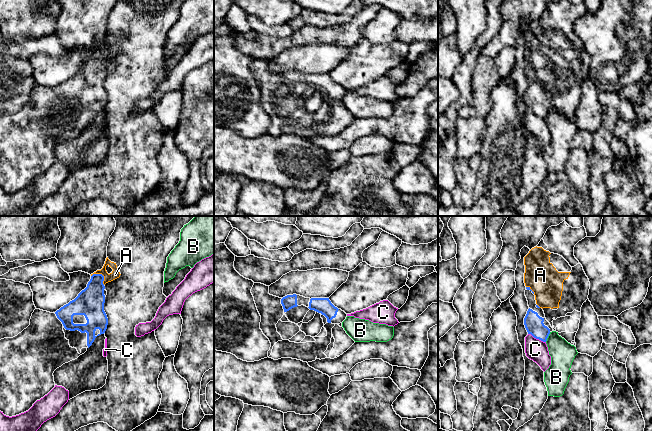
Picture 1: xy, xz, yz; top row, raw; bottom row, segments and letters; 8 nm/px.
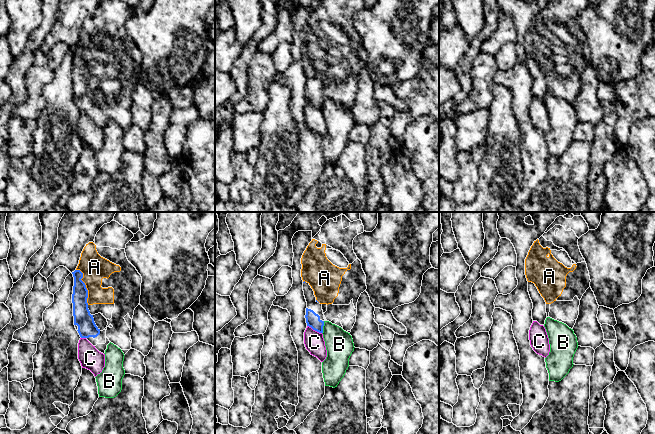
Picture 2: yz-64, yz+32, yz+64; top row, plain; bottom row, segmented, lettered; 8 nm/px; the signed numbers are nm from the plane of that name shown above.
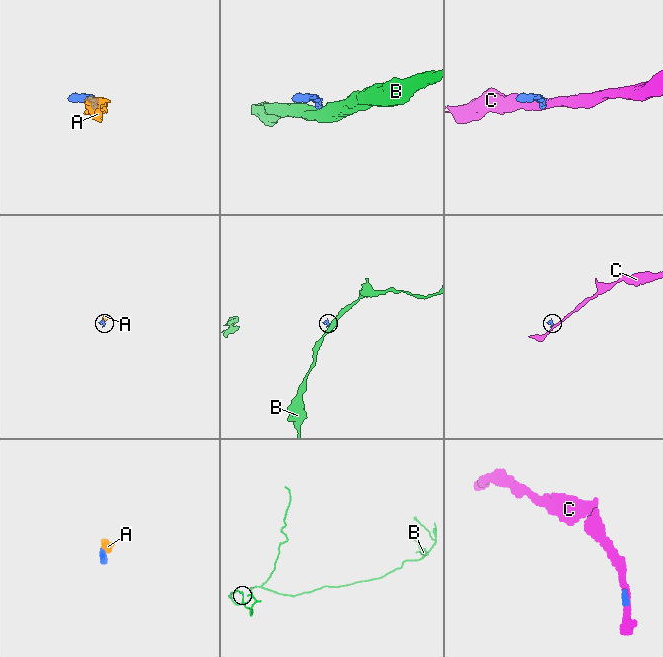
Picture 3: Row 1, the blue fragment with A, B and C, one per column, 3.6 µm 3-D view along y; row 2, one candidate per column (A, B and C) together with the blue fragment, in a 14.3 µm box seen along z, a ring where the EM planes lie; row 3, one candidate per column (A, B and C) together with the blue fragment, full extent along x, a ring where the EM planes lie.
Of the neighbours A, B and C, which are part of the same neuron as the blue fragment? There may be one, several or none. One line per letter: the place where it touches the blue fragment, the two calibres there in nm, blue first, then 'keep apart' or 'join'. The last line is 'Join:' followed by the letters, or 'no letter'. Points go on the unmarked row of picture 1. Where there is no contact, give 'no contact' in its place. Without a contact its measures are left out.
A: xy (101, 50) | 220/70 nm | join
B: yz (547, 113) | 150/200 nm | keep apart
C: yz (537, 114) | 150/170 nm | keep apart
Join: A

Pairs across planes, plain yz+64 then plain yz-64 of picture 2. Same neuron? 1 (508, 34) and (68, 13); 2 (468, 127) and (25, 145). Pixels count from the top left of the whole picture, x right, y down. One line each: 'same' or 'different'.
1: same
2: same

